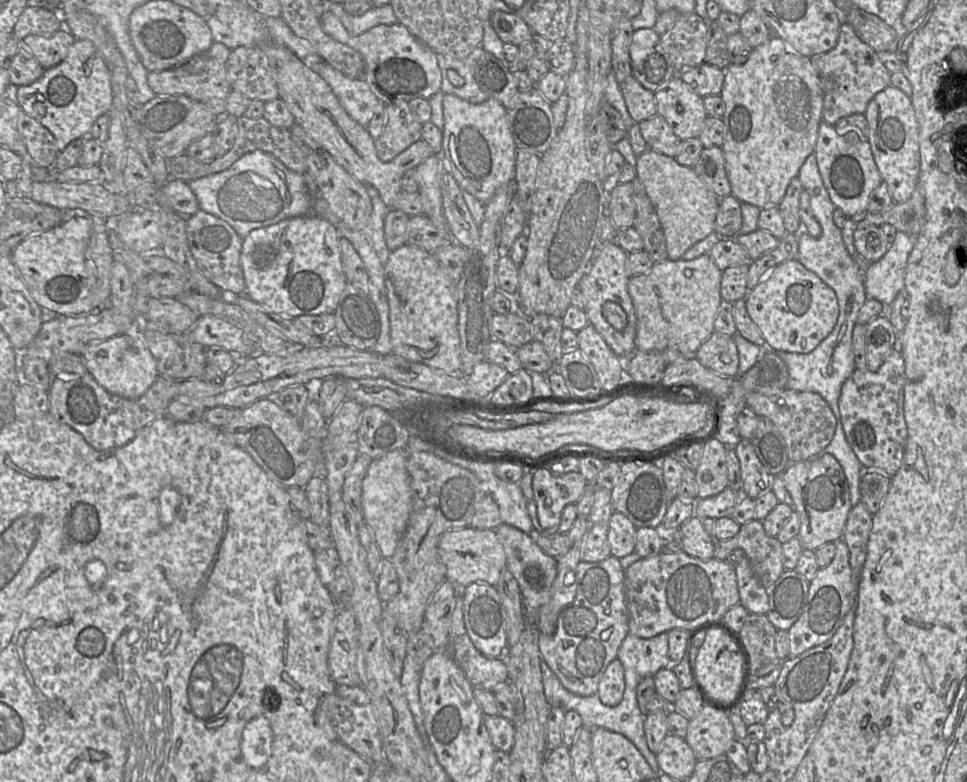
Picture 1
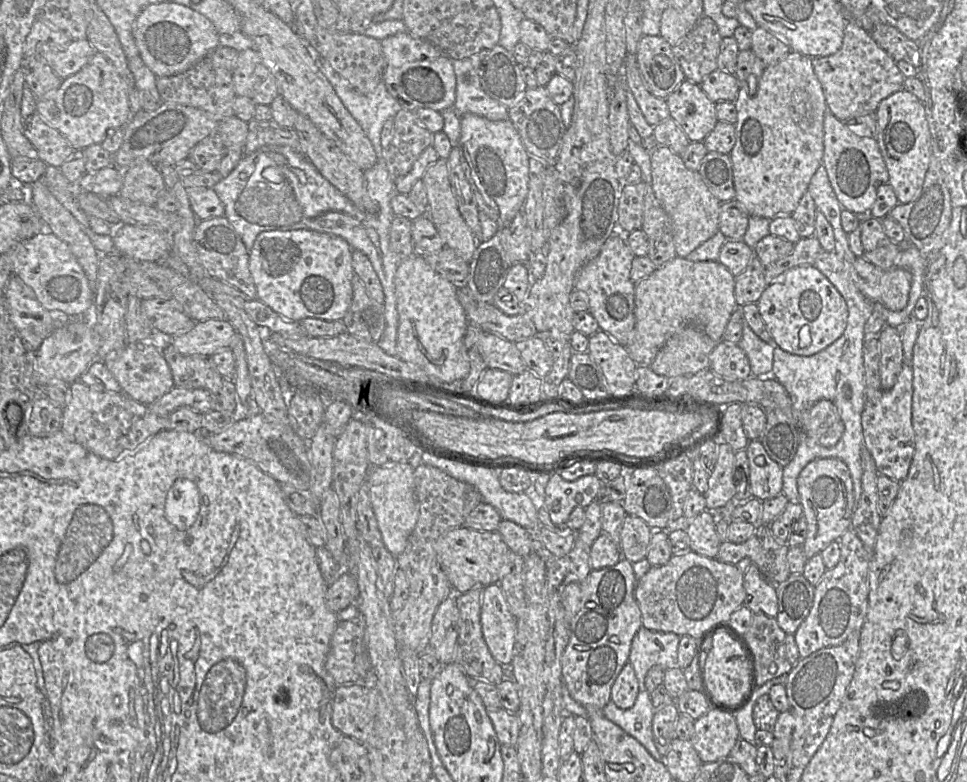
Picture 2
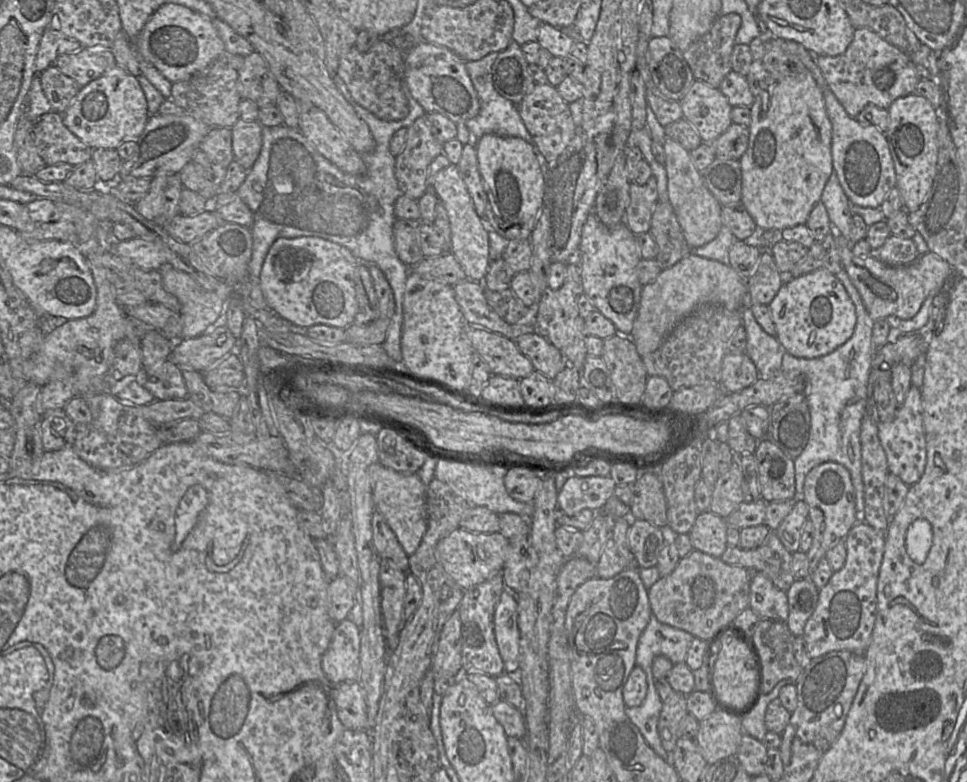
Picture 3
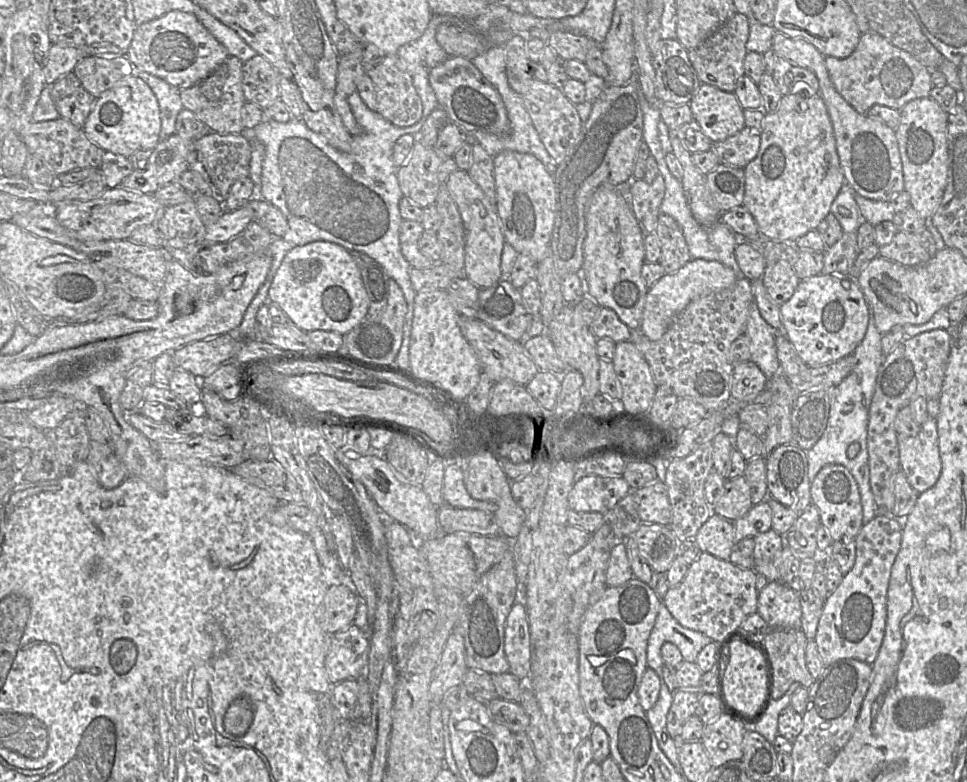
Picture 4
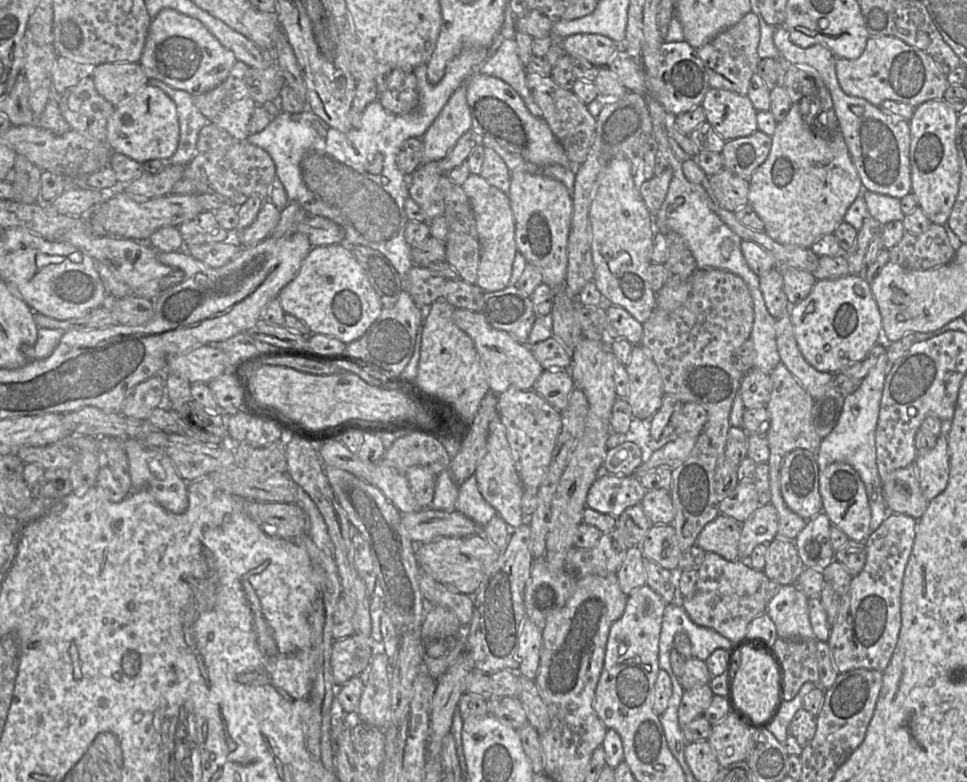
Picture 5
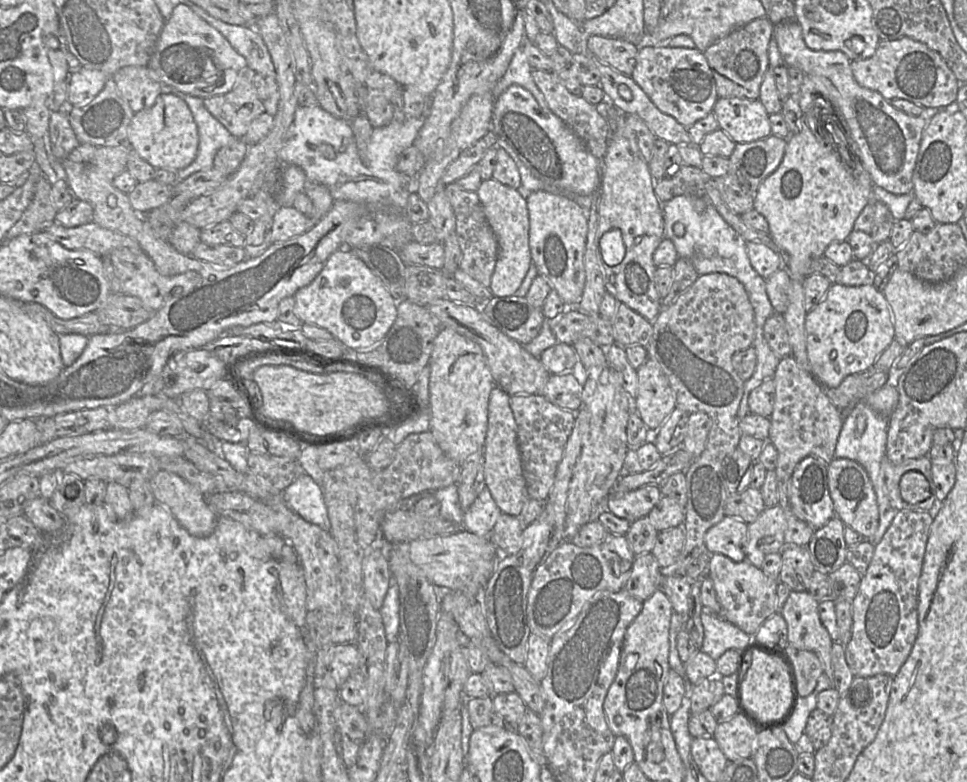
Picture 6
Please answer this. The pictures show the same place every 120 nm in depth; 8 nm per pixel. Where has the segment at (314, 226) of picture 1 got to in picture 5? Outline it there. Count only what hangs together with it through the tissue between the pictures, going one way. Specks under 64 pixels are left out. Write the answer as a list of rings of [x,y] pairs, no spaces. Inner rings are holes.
[[[346,244],[312,247],[296,276],[282,288],[277,299],[285,314],[291,314],[301,320],[309,328],[311,334],[332,336],[344,344],[360,338],[383,310],[364,270]]]

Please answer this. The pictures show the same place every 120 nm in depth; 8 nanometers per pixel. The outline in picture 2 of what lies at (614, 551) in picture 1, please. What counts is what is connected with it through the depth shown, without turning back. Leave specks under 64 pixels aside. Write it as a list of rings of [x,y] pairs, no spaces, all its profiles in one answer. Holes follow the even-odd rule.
[[[626,515],[621,530],[622,557],[631,563],[646,559],[652,533],[653,529],[643,519]]]

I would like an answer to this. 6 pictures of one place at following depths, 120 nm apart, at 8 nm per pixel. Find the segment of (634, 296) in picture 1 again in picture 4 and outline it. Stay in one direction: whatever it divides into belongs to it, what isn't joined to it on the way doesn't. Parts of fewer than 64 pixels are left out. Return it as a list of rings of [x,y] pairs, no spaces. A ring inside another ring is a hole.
[[[691,259],[677,272],[665,274],[648,289],[639,329],[652,341],[661,339],[675,317],[680,314],[693,299],[698,298],[701,294],[727,289],[731,287],[737,279],[738,277],[734,271],[720,262]]]

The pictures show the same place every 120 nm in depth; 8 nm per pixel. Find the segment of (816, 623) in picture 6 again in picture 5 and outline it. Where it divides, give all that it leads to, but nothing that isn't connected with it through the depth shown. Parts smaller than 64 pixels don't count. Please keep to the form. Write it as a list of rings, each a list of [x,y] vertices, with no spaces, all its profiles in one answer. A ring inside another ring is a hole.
[[[781,585],[777,594],[768,601],[766,613],[775,623],[779,637],[817,640],[810,622],[808,599],[796,585]]]

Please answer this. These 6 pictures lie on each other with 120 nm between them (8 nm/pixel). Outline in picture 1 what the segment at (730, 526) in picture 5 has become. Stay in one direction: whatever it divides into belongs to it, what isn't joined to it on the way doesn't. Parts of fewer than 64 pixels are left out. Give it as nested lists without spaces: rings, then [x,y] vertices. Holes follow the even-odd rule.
[[[693,515],[681,526],[682,551],[701,560],[714,558],[715,540],[702,524],[702,519]]]

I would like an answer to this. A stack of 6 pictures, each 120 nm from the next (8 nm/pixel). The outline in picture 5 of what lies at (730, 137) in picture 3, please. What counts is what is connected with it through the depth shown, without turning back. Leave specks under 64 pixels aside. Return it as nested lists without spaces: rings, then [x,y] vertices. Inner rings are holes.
[[[759,130],[749,136],[726,141],[721,152],[724,168],[749,182],[753,172],[767,159],[771,144],[771,136]]]

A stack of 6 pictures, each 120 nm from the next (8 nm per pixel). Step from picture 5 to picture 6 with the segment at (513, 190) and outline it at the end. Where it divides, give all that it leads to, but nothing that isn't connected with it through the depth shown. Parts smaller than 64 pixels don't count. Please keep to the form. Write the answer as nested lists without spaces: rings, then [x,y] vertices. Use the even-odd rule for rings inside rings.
[[[534,191],[526,198],[529,212],[529,246],[532,262],[552,289],[555,289],[567,307],[577,307],[586,281],[584,254],[588,234],[587,211],[573,198],[546,191]]]

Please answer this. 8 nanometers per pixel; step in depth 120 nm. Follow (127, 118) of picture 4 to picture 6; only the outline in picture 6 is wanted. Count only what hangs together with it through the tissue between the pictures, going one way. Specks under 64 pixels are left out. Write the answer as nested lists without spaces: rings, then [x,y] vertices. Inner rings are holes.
[[[164,93],[157,97],[151,107],[134,114],[128,128],[128,141],[131,150],[136,151],[155,169],[173,171],[190,165],[199,146],[197,125],[188,105],[177,96]]]

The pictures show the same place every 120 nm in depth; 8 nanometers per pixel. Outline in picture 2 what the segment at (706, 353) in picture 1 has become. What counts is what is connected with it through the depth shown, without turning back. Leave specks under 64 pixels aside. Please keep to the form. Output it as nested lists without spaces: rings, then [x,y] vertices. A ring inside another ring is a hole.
[[[721,340],[709,355],[710,369],[727,380],[749,378],[751,367],[744,350],[737,344]]]

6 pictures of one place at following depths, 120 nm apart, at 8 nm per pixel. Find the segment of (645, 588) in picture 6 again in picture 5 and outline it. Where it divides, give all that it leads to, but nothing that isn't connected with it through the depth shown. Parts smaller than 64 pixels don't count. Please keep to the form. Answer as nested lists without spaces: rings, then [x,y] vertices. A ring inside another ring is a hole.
[[[639,546],[629,547],[625,559],[616,572],[621,591],[629,595],[635,589],[646,585],[644,557]]]

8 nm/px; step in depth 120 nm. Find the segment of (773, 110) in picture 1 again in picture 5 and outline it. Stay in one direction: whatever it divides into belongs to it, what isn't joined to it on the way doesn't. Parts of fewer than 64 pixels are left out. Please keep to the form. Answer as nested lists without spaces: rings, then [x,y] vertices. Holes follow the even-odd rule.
[[[792,103],[787,116],[777,124],[771,136],[769,155],[749,180],[748,205],[763,221],[764,232],[774,241],[810,249],[813,243],[825,235],[833,234],[844,222],[848,208],[860,194],[863,194],[864,189],[841,135],[830,132],[830,136],[827,137],[820,131],[819,124],[828,122],[828,115],[824,120],[819,120],[816,113],[813,121],[815,128],[812,128],[806,123],[806,116],[801,115],[798,106],[799,104]]]

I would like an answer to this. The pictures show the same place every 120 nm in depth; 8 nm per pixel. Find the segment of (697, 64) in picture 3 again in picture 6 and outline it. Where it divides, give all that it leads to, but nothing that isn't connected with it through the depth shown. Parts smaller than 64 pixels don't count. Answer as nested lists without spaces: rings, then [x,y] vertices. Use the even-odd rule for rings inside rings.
[[[767,18],[754,19],[707,47],[703,53],[711,68],[719,97],[759,99],[760,86],[768,71],[768,47],[775,25]]]

